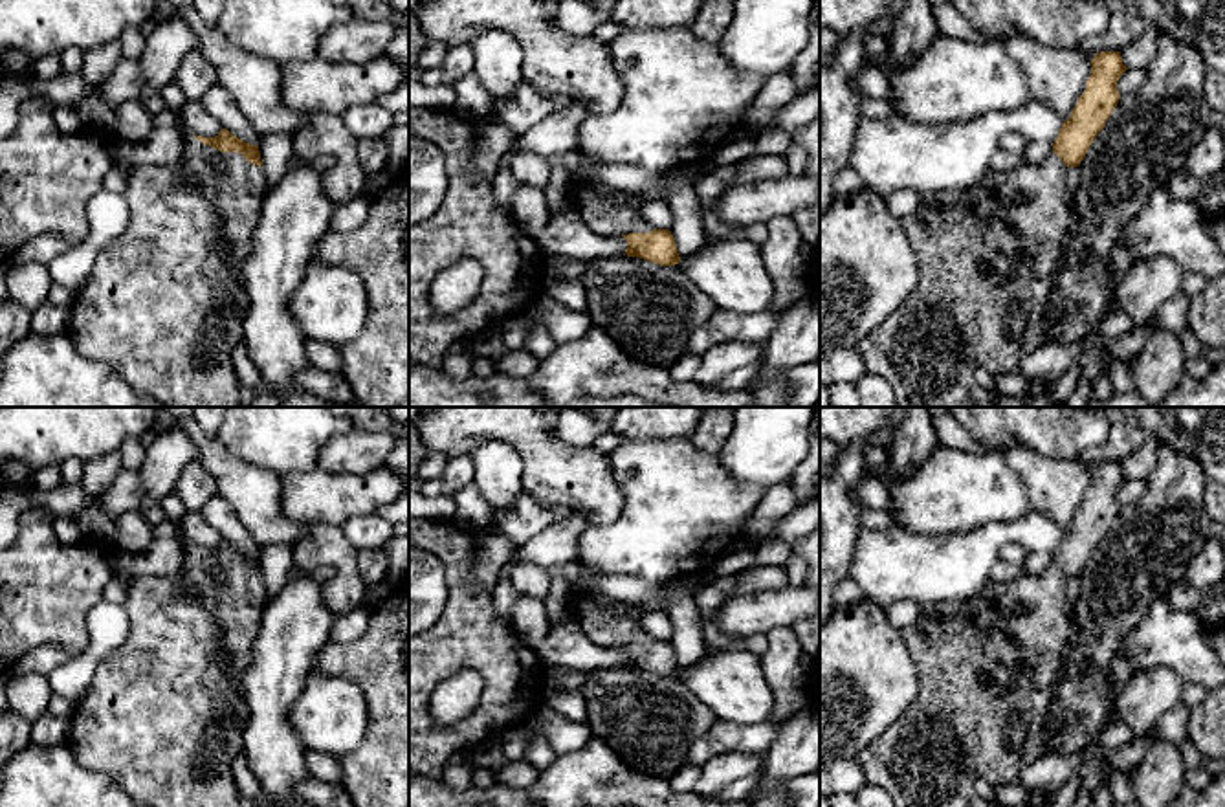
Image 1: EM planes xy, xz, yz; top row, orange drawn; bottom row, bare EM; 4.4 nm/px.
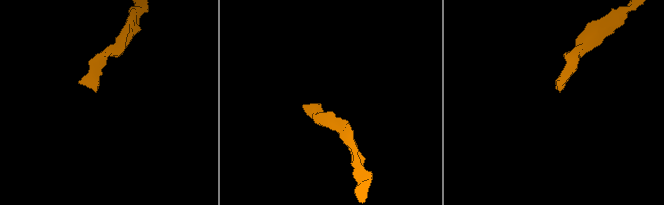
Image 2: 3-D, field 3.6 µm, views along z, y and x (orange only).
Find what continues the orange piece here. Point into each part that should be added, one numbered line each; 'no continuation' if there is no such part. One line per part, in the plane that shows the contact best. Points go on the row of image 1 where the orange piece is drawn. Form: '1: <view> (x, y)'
1: xy (237, 193)

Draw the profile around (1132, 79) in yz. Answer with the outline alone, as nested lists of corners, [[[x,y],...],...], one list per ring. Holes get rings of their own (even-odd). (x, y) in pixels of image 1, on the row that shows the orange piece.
[[[1128,68],[1117,81],[1120,97],[1139,92],[1150,75],[1150,68]]]

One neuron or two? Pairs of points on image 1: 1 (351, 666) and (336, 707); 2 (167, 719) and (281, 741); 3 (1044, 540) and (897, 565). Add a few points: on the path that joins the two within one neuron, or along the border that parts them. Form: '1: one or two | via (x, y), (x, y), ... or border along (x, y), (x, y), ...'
1: two | border along (314, 668), (345, 677), (362, 694), (369, 714)
2: two | border along (242, 690), (246, 705), (244, 752)
3: one | via (1007, 534), (993, 536), (960, 565), (934, 565)

